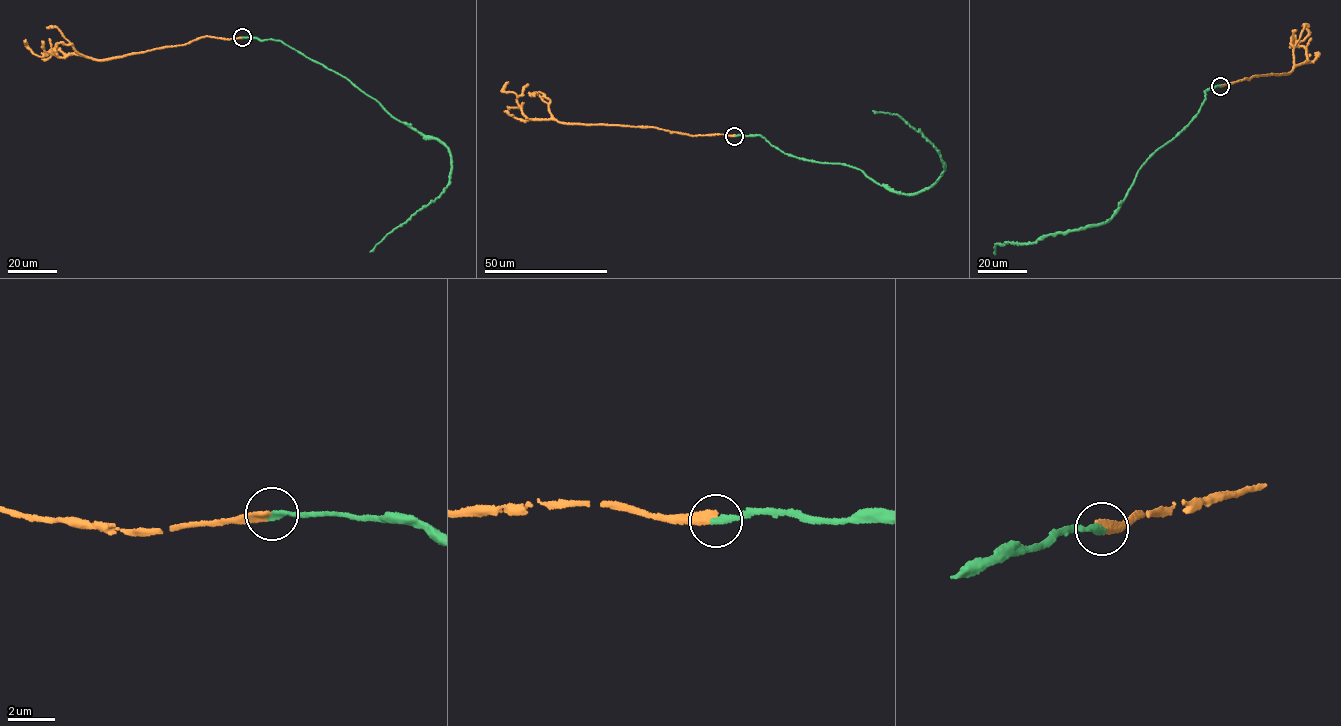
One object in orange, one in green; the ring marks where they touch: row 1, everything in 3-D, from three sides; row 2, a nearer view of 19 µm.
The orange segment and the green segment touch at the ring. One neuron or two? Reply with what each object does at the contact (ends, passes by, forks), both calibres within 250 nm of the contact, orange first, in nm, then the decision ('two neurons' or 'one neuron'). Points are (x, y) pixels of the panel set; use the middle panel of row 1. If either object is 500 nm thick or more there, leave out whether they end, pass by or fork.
orange ends; green ends; calibres 340 and 280 nm; one neuron

